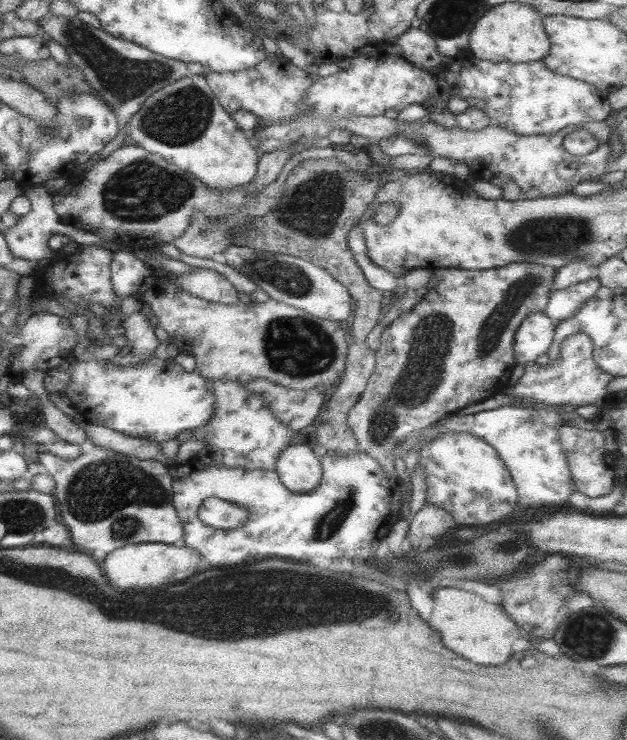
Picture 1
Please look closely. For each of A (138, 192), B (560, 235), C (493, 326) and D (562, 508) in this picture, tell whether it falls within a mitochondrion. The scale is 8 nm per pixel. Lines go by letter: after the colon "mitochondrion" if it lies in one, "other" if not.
A: mitochondrion
B: mitochondrion
C: mitochondrion
D: other

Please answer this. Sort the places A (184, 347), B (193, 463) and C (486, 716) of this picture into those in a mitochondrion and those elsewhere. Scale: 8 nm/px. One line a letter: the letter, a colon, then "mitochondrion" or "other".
A: other
B: other
C: other

